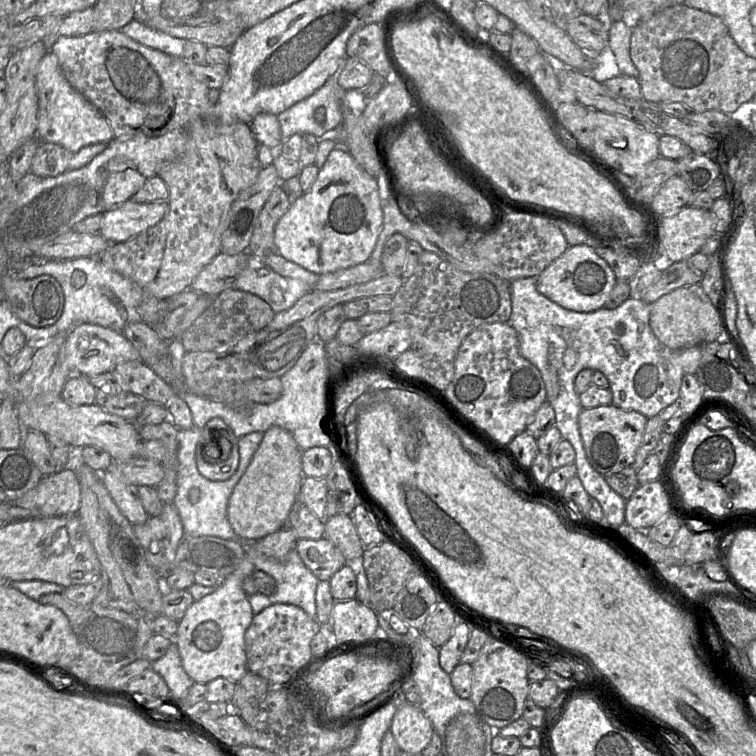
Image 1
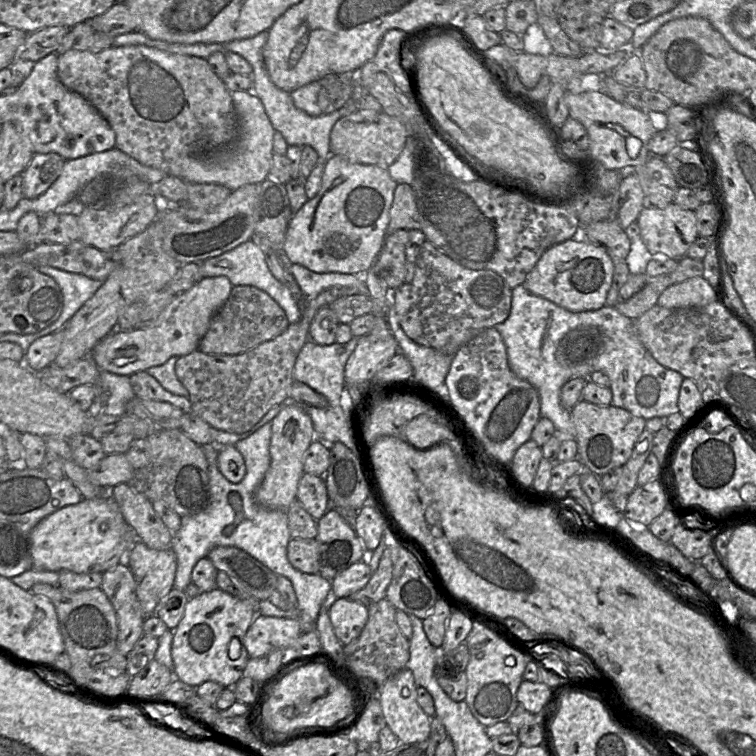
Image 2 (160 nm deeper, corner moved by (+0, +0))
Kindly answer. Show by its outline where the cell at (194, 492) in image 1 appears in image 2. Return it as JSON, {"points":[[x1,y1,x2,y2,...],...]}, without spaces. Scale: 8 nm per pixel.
{"points":[[272,423,264,425,254,434,237,442,234,446,242,455,246,475,240,483,228,481,219,471,217,457,219,445,211,442,202,445,202,451,208,462,210,501,200,513,181,517,181,527,173,534,171,548,176,555,177,569,173,588,183,590,188,599,192,599,203,591,191,581,195,564,218,546,233,546,242,549,259,560,277,575,282,575,291,581,296,597,297,607,281,610,268,599,260,601,259,613,269,617,284,617,300,619,301,612,316,621,324,600,331,591,331,580,320,574,308,574,294,568,287,557,287,547,292,539,288,526,286,510,268,509,259,505,255,492,267,473,270,464,270,443]]}

